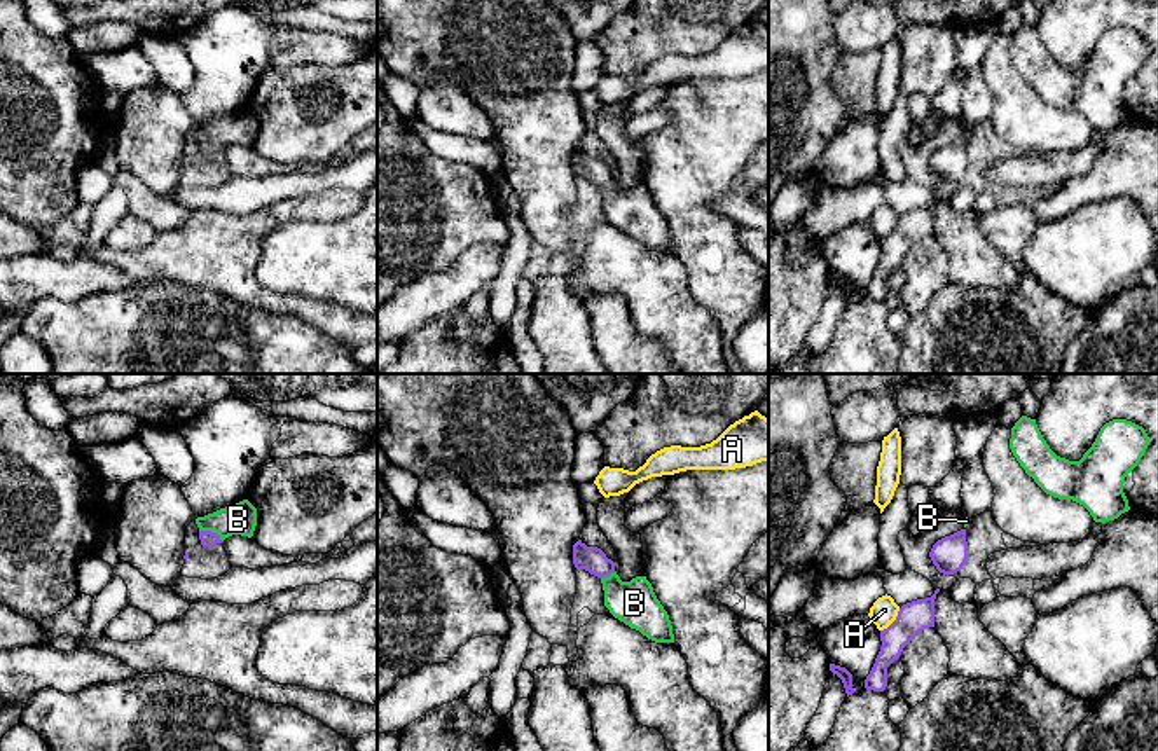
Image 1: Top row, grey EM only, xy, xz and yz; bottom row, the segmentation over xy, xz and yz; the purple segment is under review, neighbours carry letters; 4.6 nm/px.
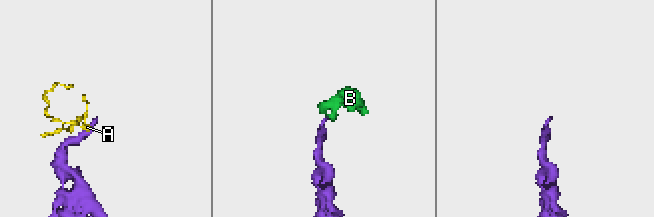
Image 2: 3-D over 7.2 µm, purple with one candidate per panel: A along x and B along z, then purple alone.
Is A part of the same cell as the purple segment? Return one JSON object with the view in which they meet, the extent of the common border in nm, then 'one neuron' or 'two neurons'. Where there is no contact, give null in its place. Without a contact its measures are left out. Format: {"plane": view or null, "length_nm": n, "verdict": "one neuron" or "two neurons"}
{"plane": "yz", "length_nm": 140, "verdict": "two neurons"}

